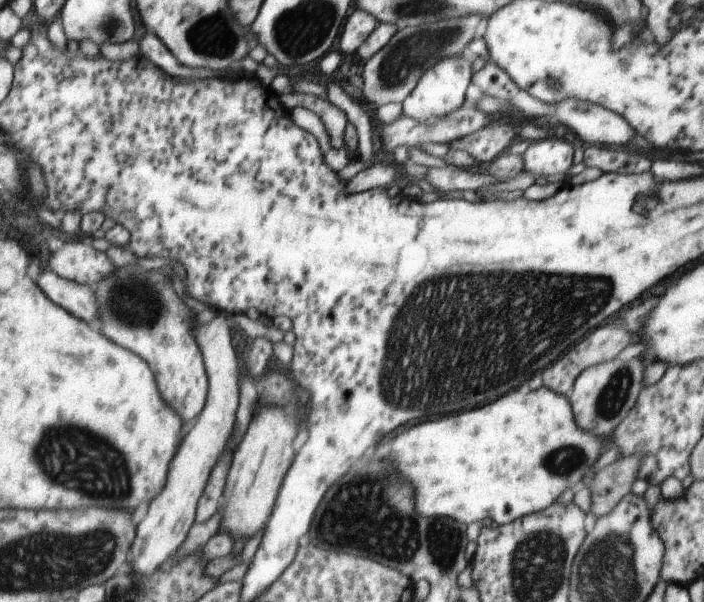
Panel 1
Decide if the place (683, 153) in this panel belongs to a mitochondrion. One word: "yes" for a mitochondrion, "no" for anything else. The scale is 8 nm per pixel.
no

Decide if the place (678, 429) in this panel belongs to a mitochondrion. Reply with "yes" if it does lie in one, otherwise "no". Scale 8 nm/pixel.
no

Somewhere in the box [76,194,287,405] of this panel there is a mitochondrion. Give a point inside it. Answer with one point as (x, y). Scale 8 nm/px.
(133, 306)

